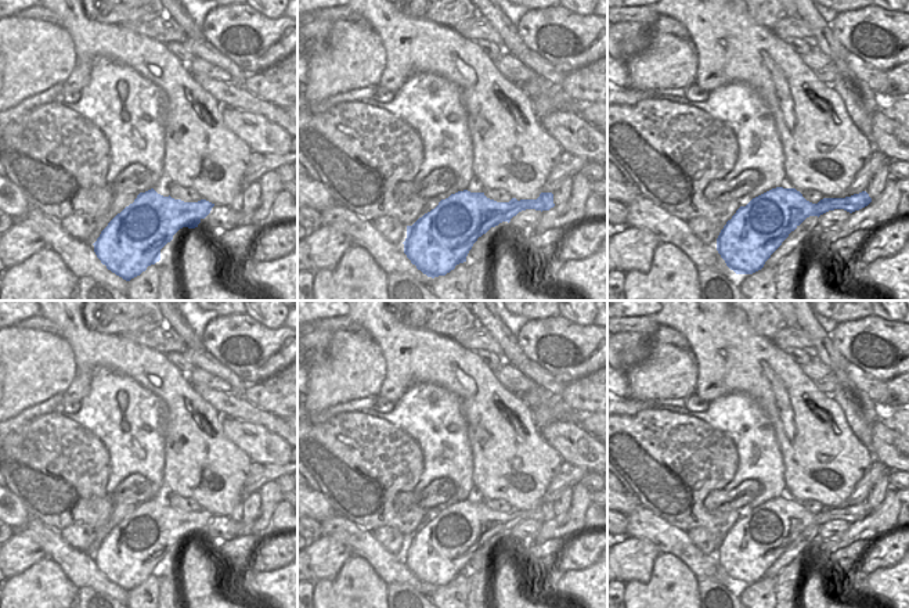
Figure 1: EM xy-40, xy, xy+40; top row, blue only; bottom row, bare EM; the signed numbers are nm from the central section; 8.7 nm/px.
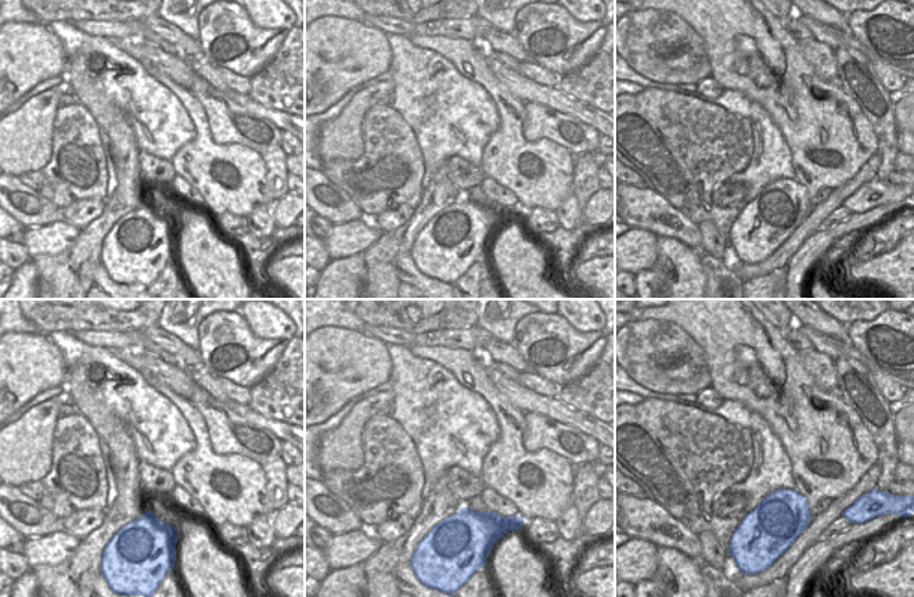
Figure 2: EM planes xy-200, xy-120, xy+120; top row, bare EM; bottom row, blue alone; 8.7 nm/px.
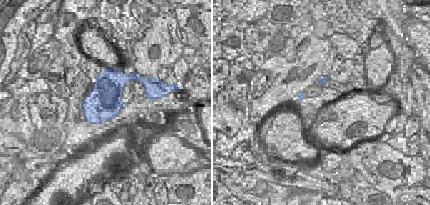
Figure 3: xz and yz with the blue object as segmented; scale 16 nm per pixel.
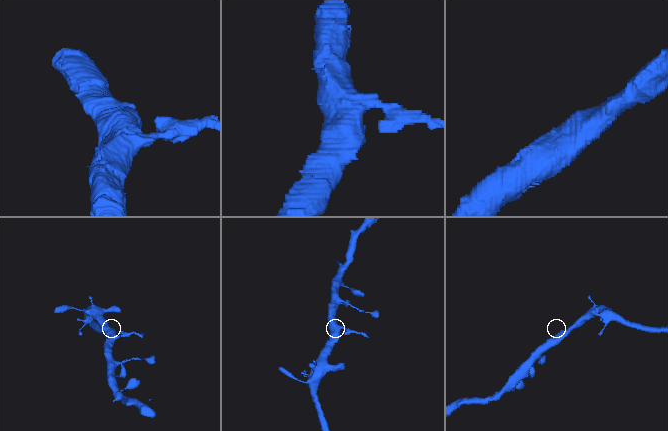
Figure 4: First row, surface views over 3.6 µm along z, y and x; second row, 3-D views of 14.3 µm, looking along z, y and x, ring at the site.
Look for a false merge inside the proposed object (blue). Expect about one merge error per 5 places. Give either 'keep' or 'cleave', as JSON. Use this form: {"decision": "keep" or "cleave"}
{"decision": "cleave"}

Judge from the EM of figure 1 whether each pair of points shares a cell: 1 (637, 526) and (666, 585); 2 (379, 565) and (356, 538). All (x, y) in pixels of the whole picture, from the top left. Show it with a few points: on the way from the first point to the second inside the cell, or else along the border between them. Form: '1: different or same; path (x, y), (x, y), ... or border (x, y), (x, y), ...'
1: different; border (660, 551), (674, 554), (689, 568)
2: same; path (377, 558), (363, 544)

